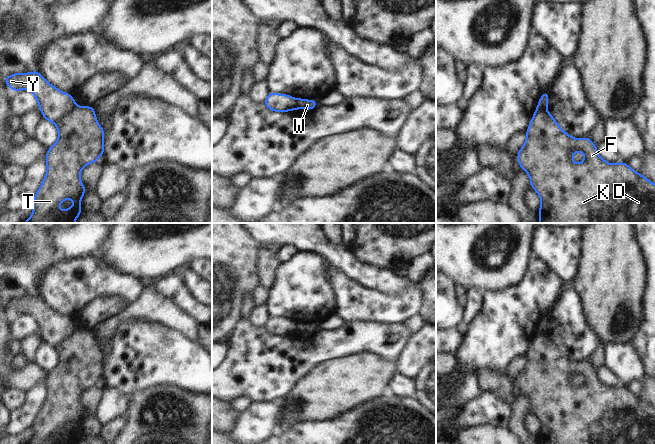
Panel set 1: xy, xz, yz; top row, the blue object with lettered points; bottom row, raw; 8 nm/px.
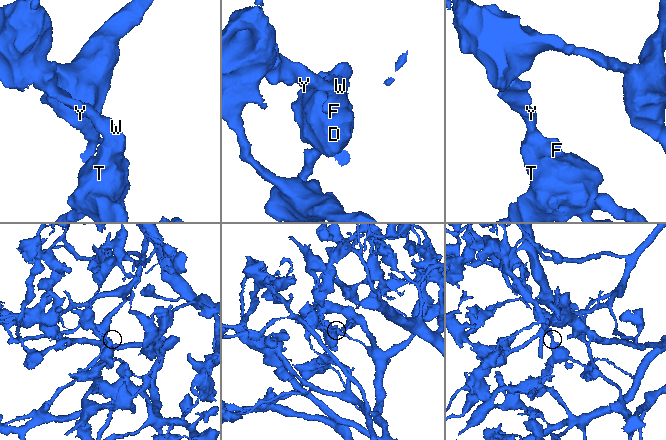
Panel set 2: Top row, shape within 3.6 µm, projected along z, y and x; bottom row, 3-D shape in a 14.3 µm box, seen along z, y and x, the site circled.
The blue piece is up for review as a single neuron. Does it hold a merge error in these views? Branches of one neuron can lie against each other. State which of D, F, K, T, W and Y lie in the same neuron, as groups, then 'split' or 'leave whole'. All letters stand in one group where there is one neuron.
D F K T W / Y; split

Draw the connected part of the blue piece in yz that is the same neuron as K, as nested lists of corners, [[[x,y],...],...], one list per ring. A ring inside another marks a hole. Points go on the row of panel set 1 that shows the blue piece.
[[[547,109],[535,111],[526,131],[525,143],[517,154],[517,163],[529,175],[531,180],[530,187],[538,193],[541,199],[541,205],[538,210],[539,223],[655,223],[655,184],[639,172],[635,172],[627,163],[622,161],[616,164],[608,163],[599,156],[597,147],[598,146],[591,141],[589,136],[581,139],[571,137],[559,126]],[[575,152],[584,153],[585,158],[582,163],[575,164],[573,162],[572,155]]]

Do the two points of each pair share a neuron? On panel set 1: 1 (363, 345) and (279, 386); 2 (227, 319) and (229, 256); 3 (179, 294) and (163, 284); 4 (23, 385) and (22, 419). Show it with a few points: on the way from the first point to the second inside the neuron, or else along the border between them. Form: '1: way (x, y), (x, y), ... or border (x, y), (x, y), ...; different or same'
1: way (342, 345), (324, 345), (300, 369); same
2: way (232, 303), (235, 287), (229, 272); same
3: way (175, 290), (171, 286), (167, 286); same
4: border (44, 382), (38, 382), (25, 393); different

